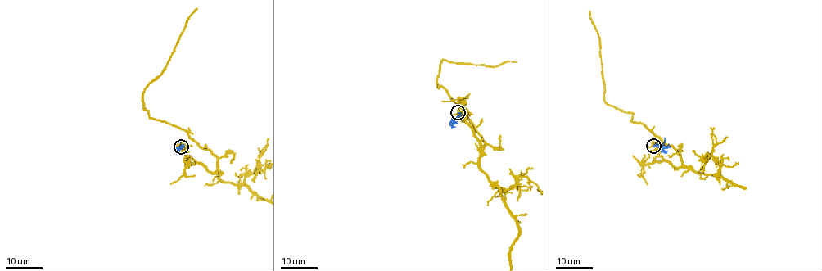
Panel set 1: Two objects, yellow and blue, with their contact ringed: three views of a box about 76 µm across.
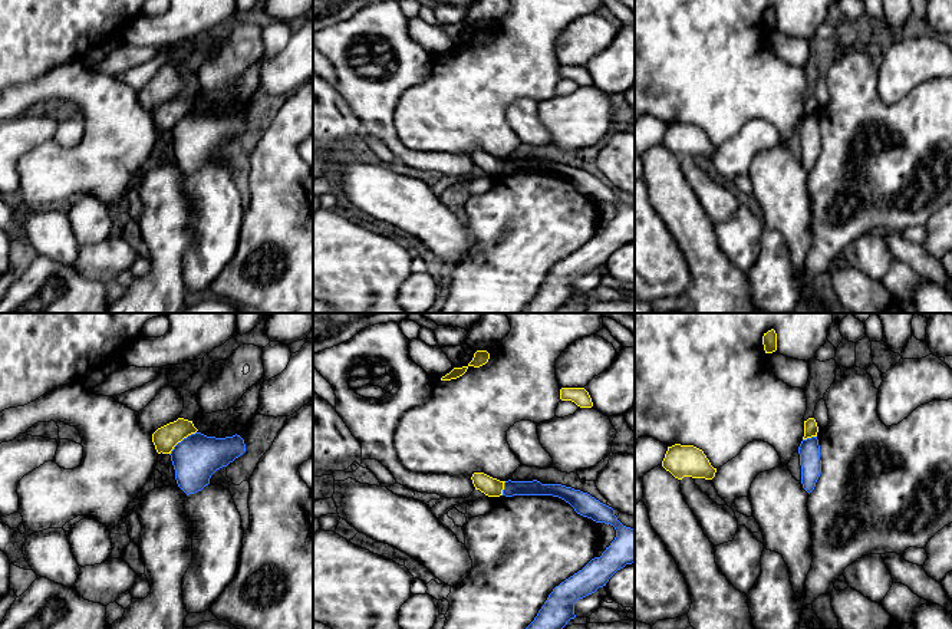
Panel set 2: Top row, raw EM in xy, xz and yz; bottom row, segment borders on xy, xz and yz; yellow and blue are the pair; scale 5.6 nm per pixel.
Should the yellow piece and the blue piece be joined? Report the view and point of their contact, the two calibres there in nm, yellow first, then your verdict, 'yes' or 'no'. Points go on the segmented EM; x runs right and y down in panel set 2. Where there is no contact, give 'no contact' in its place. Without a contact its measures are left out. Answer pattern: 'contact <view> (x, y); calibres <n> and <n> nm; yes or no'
contact xy (181, 440); calibres 140 and 260 nm; no

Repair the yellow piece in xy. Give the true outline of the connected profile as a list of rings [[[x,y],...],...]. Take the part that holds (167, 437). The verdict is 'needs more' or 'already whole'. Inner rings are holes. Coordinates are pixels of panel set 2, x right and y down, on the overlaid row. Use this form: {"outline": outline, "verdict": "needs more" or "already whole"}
{"outline": [[[178,418],[177,421],[158,428],[152,434],[152,442],[158,454],[171,454],[178,442],[197,431],[192,421]]], "verdict": "already whole"}

